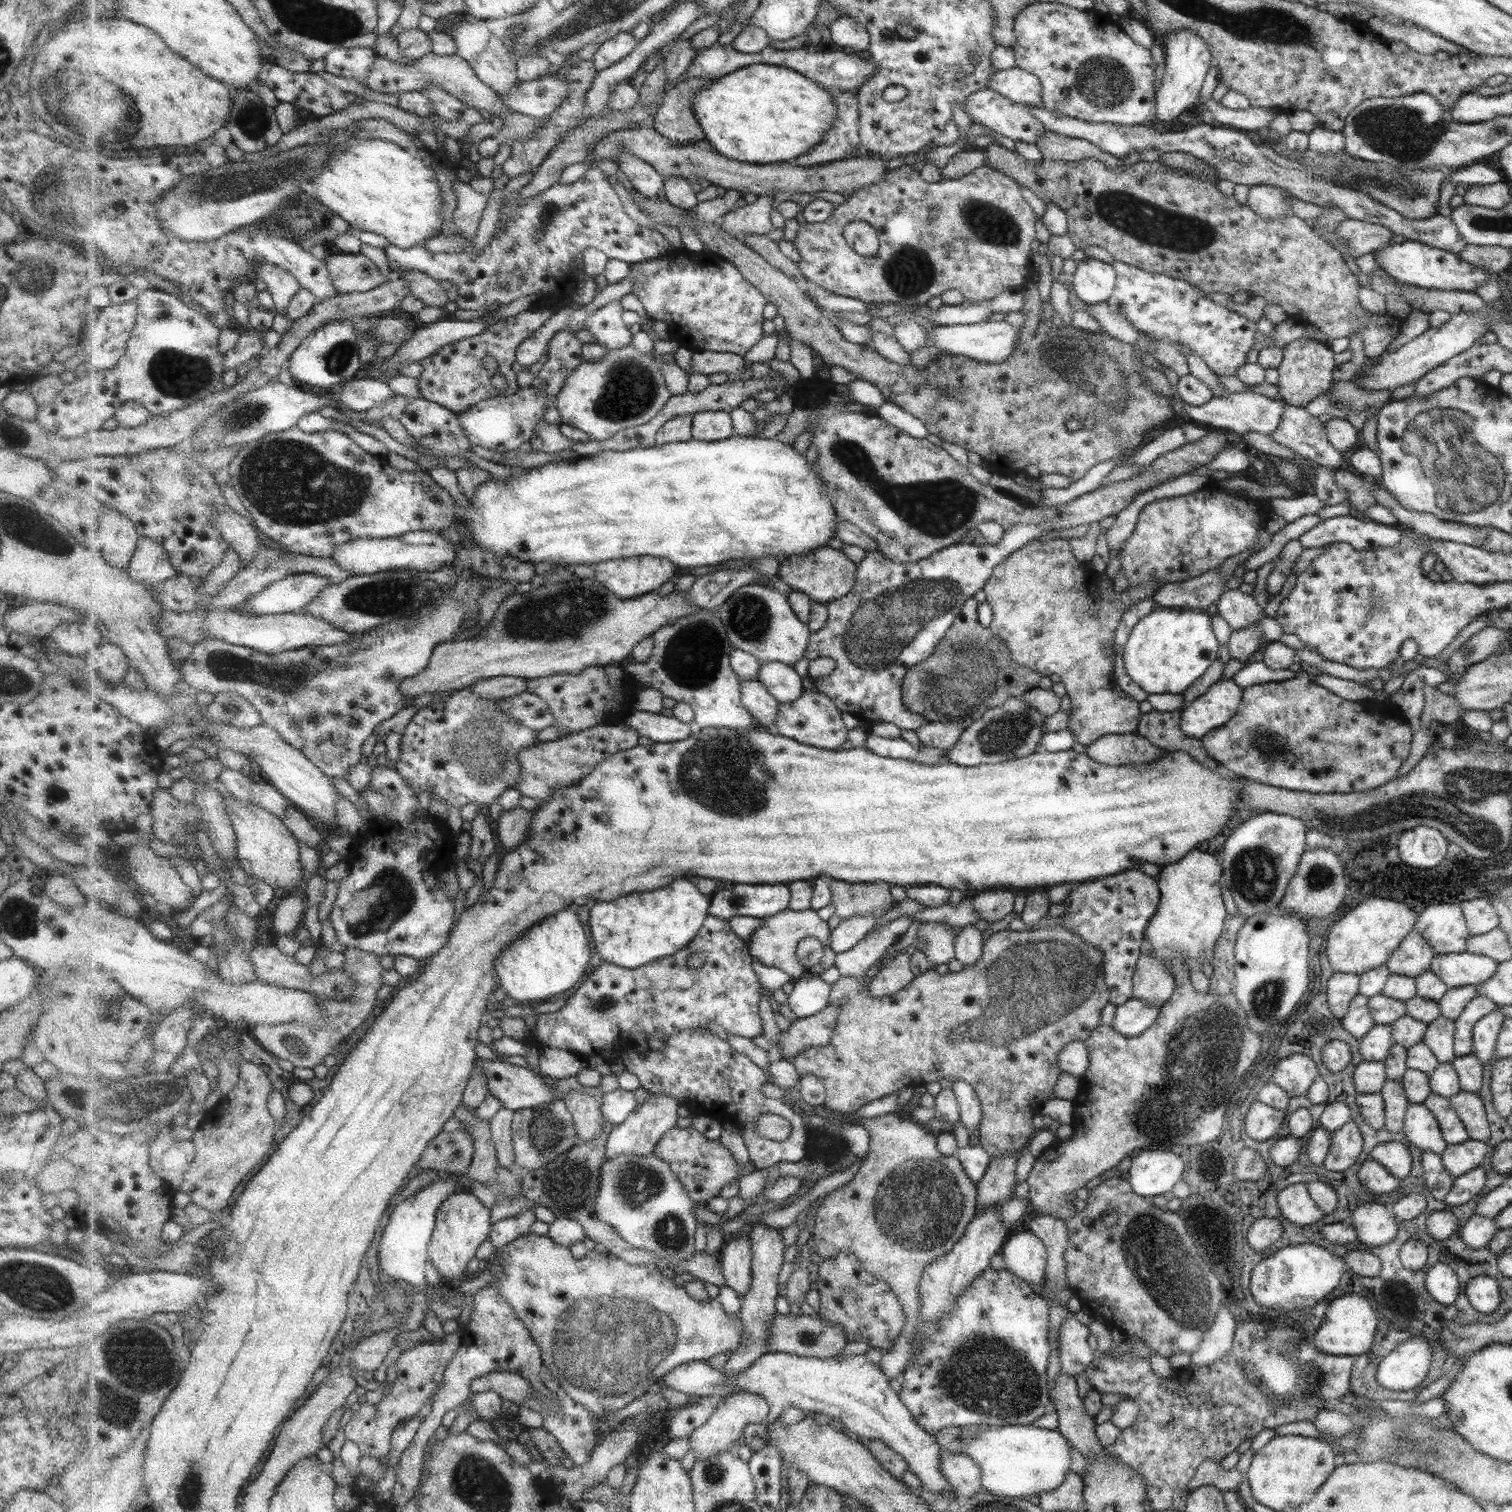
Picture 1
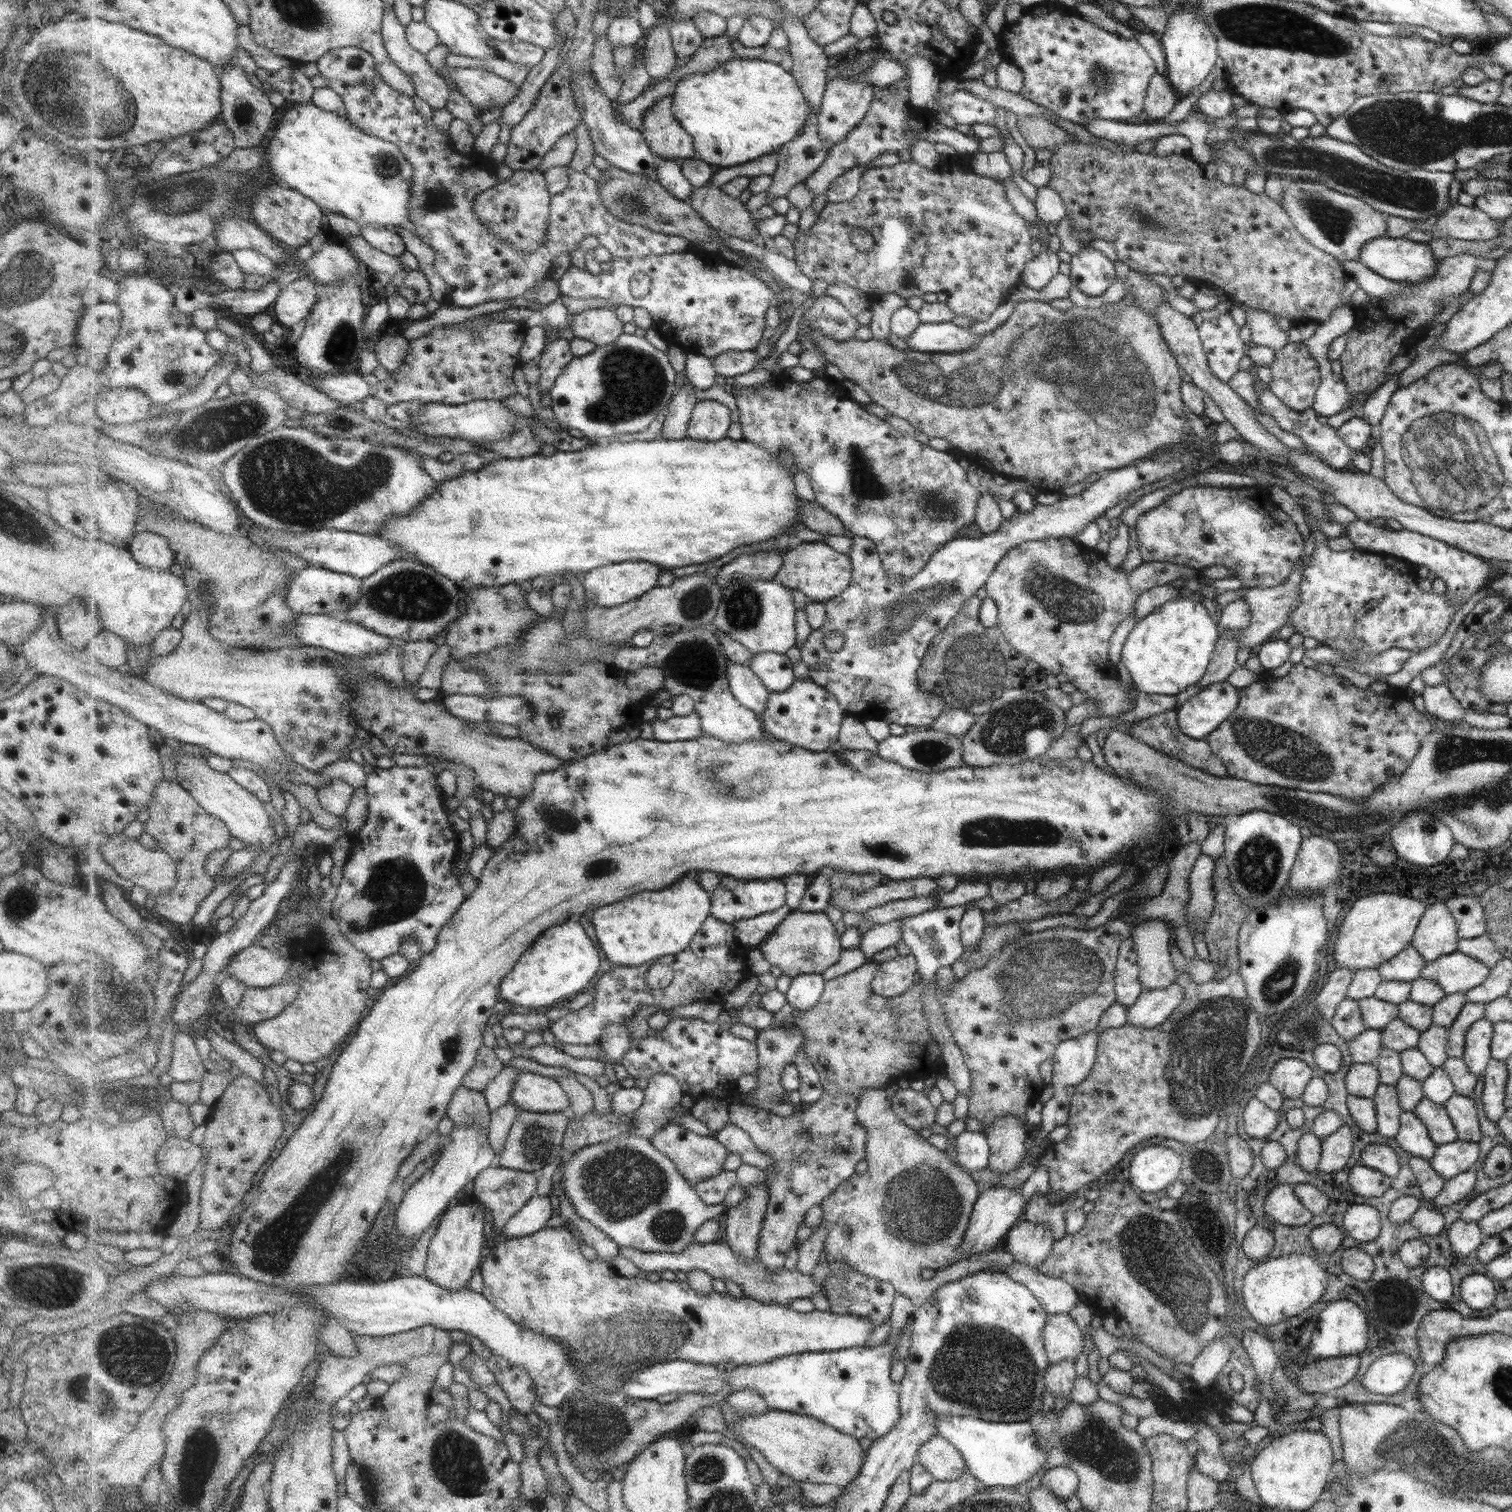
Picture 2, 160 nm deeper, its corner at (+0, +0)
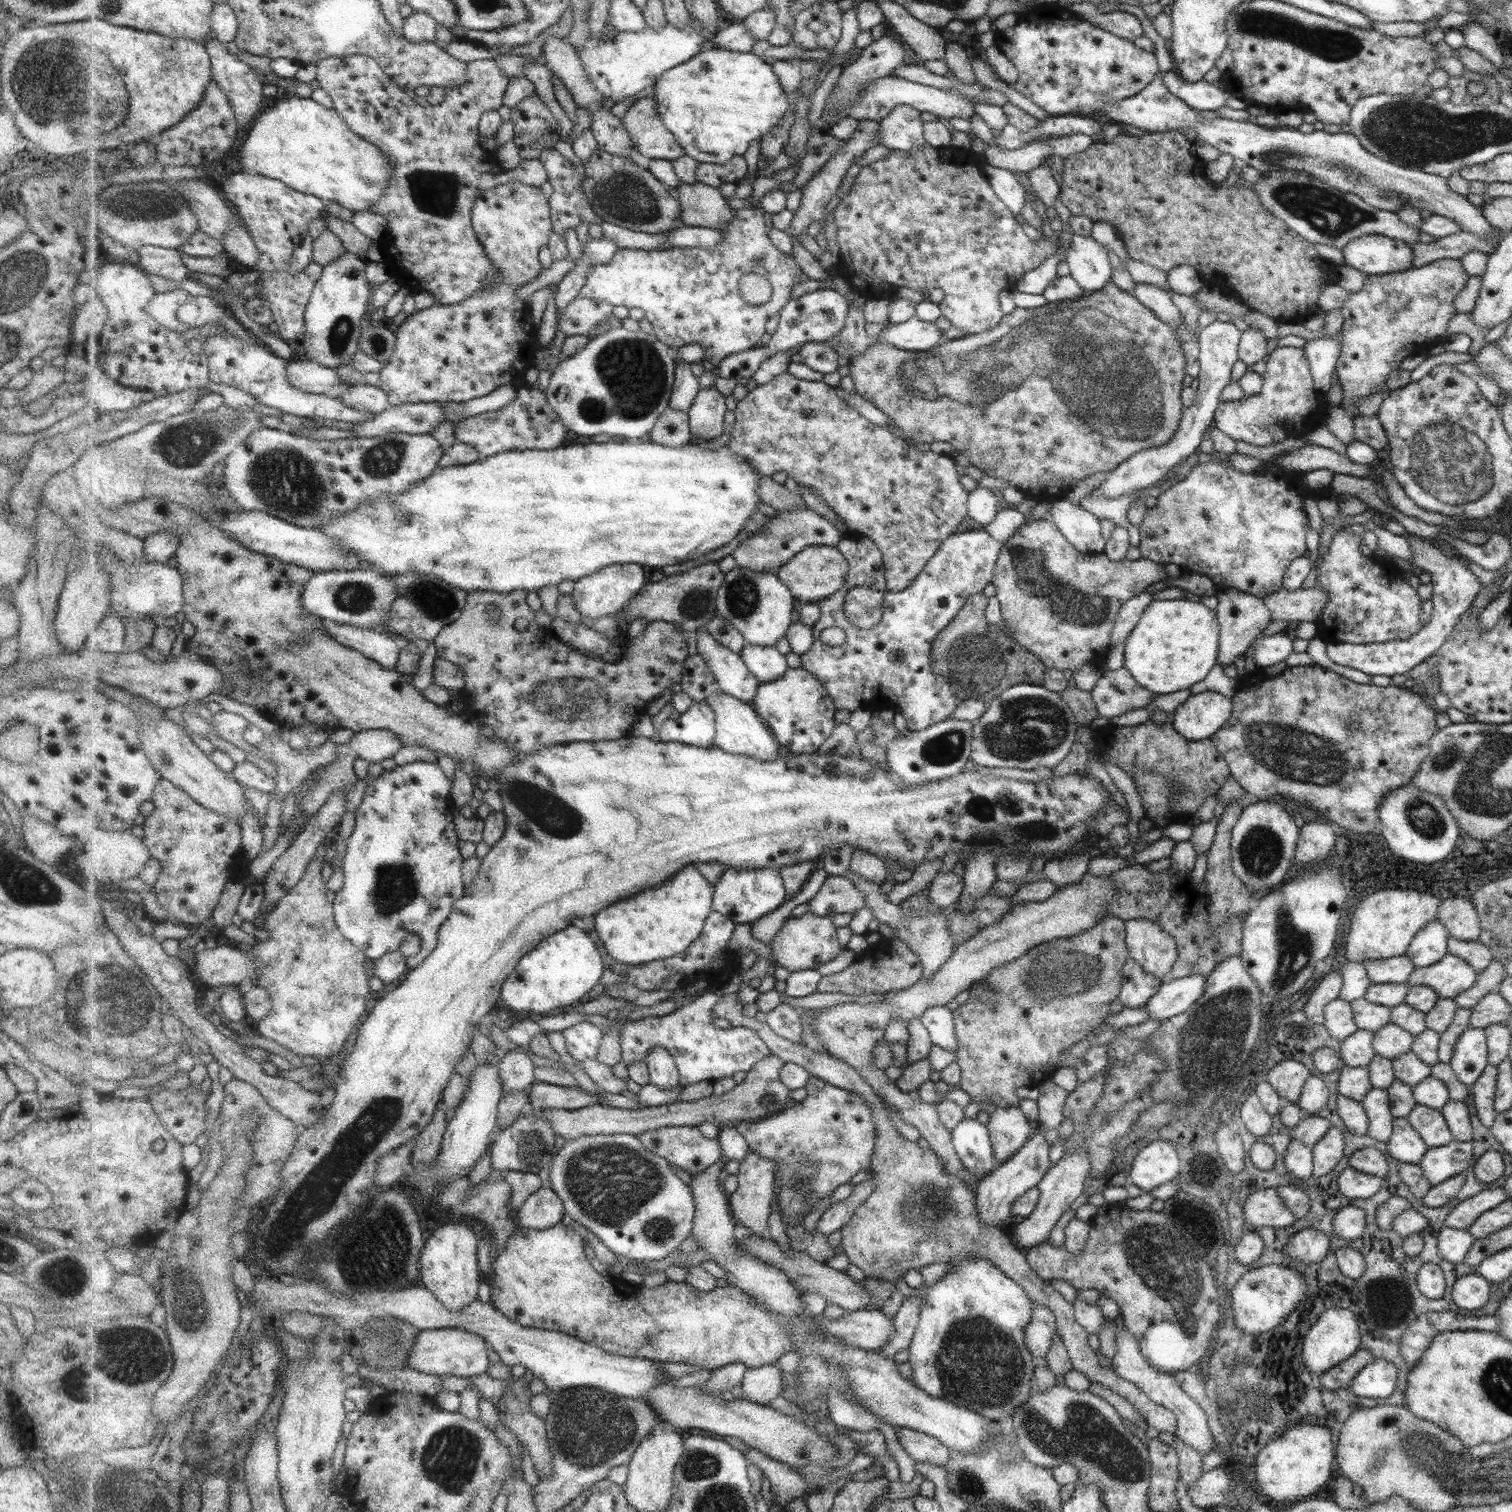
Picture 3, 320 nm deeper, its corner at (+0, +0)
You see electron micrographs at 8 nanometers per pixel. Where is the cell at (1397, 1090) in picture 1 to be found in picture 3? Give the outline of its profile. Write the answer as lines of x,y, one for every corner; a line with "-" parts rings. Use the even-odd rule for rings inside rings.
1371,1088
1365,1098
1361,1100
1363,1110
1366,1111
1370,1125
1367,1128
1366,1136
1386,1143
1391,1136
1393,1128
1393,1117
1389,1110
1389,1098
1387,1092
1382,1089

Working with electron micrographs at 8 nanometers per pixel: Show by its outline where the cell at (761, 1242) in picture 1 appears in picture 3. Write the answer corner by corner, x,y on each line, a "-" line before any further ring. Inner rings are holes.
816,1077
809,1080
805,1090
808,1095
793,1108
790,1107
769,1119
741,1121
737,1126
738,1132
747,1140
751,1150
780,1164
779,1184
782,1189
779,1193
779,1210
783,1217
791,1217
794,1223
813,1212
813,1208
821,1200
831,1197
831,1194
841,1184
851,1182
851,1178
857,1172
861,1172
861,1170
869,1172
877,1147
877,1126
873,1120
871,1102
865,1102
863,1098
859,1098
859,1094
855,1094
851,1090
843,1090
842,1087
833,1086
-
806,1162
815,1163
818,1168
818,1172
810,1178
810,1184
805,1184
812,1186
811,1193
803,1193
800,1189
800,1182
796,1180
796,1170

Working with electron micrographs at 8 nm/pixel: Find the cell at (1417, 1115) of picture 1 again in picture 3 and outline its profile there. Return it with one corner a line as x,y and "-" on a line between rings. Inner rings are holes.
1393,1119
1391,1136
1386,1141
1386,1153
1389,1156
1405,1164
1418,1165
1427,1149
1406,1119

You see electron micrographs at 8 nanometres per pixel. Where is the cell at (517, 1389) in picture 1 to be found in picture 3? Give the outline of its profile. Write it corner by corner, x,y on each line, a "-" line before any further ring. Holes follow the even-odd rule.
458,1328
422,1330
417,1345
411,1349
408,1363
411,1369
417,1369
433,1376
455,1375
471,1378
487,1372
490,1346
480,1335

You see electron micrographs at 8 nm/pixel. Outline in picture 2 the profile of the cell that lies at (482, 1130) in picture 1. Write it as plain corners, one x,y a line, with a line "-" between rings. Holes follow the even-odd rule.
462,1086
457,1092
448,1108
447,1117
451,1119
454,1126
475,1126
479,1128
485,1136
490,1136
490,1124
492,1120
492,1111
489,1109
487,1098
484,1092
477,1092

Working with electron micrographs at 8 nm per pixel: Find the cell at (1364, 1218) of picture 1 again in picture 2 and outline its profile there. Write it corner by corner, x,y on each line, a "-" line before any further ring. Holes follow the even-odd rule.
1355,1204
1347,1208
1342,1218
1341,1230
1359,1243
1371,1242
1381,1229
1381,1216
1374,1207

